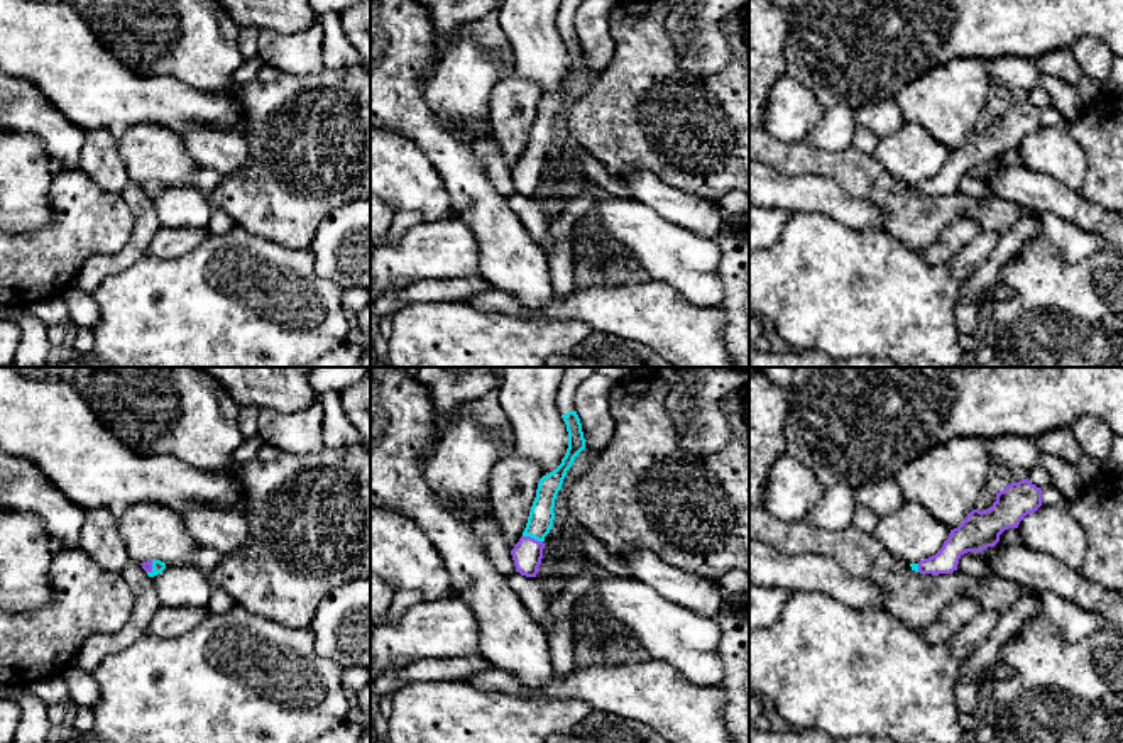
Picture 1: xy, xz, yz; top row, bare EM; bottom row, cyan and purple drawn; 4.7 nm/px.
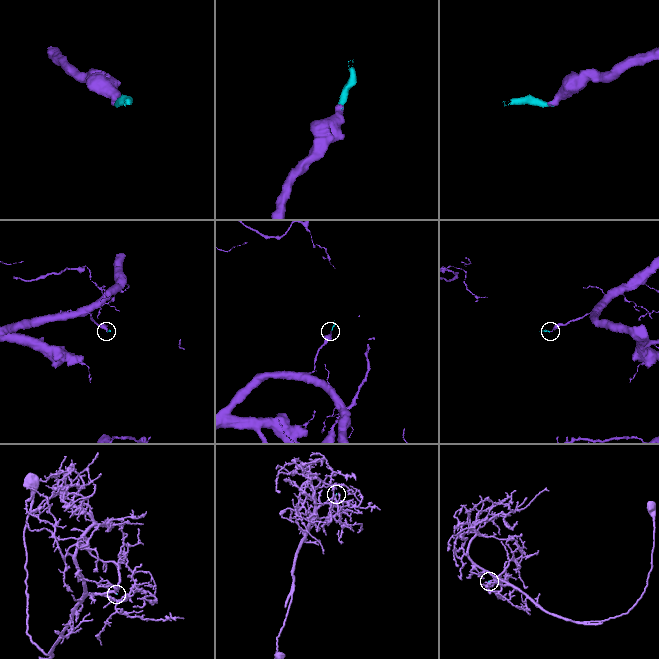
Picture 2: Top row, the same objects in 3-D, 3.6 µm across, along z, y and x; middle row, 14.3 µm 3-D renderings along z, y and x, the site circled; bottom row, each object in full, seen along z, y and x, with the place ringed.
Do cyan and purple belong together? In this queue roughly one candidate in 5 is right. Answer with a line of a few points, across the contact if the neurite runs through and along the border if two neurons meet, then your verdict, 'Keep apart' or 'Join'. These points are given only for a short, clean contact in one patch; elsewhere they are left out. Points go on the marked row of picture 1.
Line: xz (540, 520), (533, 537), (528, 552). Join

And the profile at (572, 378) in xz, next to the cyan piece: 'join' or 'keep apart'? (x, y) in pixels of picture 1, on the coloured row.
join

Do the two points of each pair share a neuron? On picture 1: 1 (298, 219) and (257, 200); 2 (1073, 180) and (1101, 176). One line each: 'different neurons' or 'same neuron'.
1: same neuron
2: different neurons

